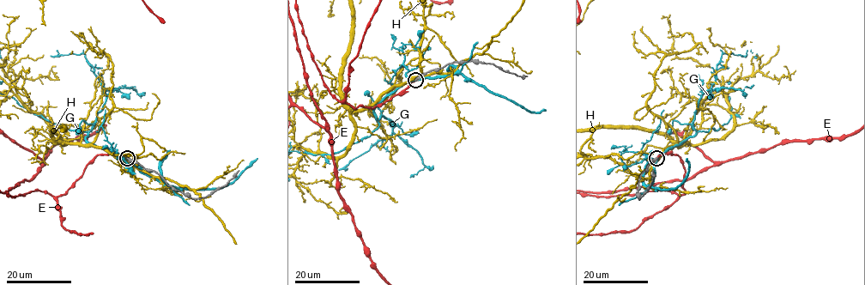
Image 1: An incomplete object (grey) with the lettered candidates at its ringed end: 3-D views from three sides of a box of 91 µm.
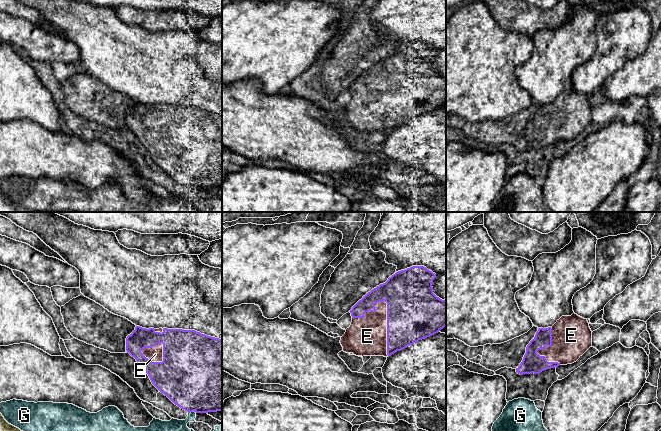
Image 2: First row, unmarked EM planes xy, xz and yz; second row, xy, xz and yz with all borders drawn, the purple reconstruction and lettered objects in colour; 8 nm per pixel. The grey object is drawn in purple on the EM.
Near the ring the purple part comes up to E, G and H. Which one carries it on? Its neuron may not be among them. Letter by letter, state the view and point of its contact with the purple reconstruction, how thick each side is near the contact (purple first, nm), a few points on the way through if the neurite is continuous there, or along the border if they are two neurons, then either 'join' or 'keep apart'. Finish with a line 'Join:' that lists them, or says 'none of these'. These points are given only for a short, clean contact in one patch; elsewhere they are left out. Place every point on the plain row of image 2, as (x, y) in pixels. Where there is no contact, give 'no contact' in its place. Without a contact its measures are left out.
E: meets purple in xz at (387, 104); 440 nm thick on the purple side, 320 nm on the other; join
G: meets purple in xy at (192, 187); 500 nm thick on the purple side, 260 nm on the other; keep apart
H: no contact; keep apart
Join: E

